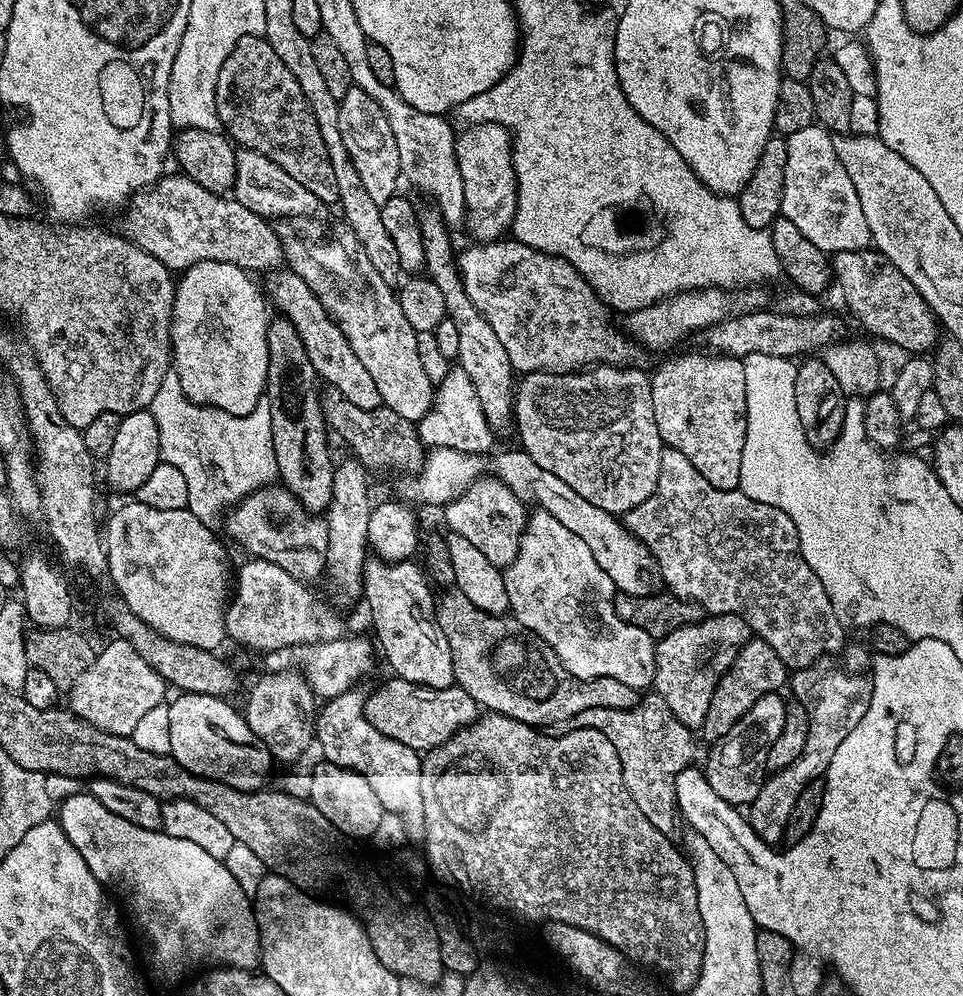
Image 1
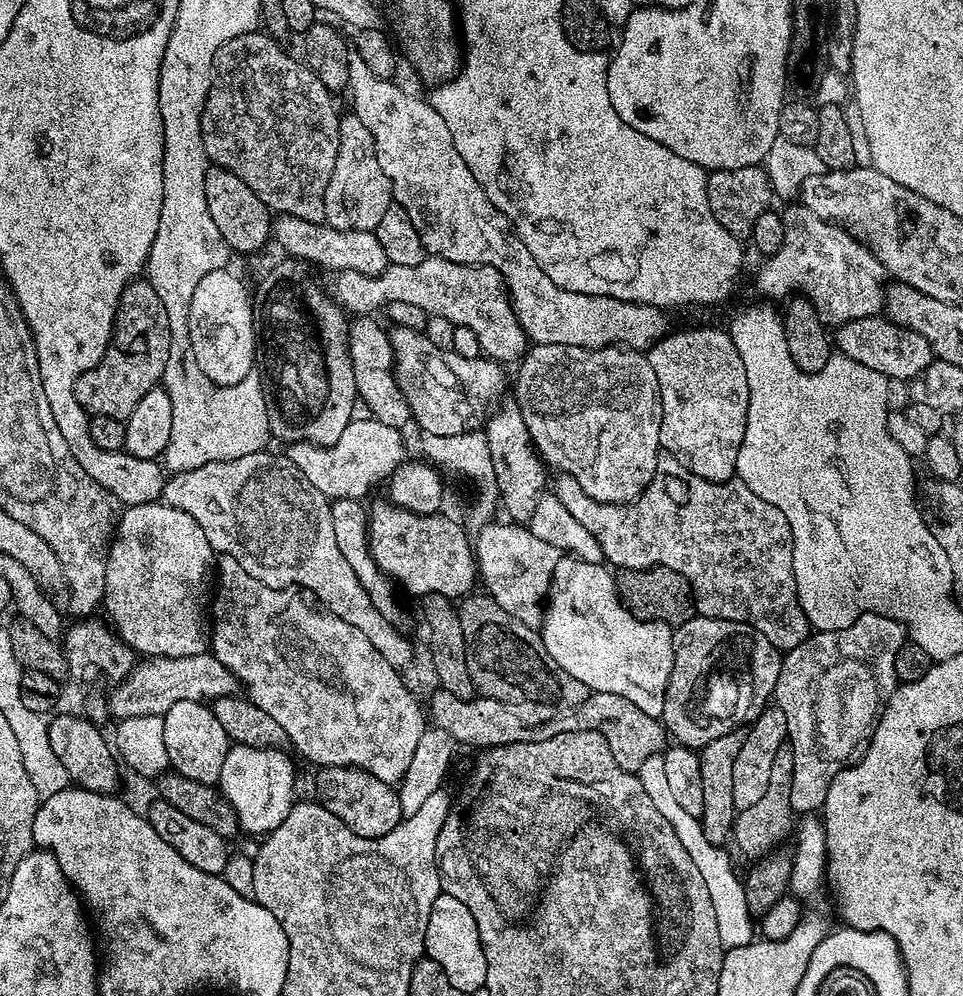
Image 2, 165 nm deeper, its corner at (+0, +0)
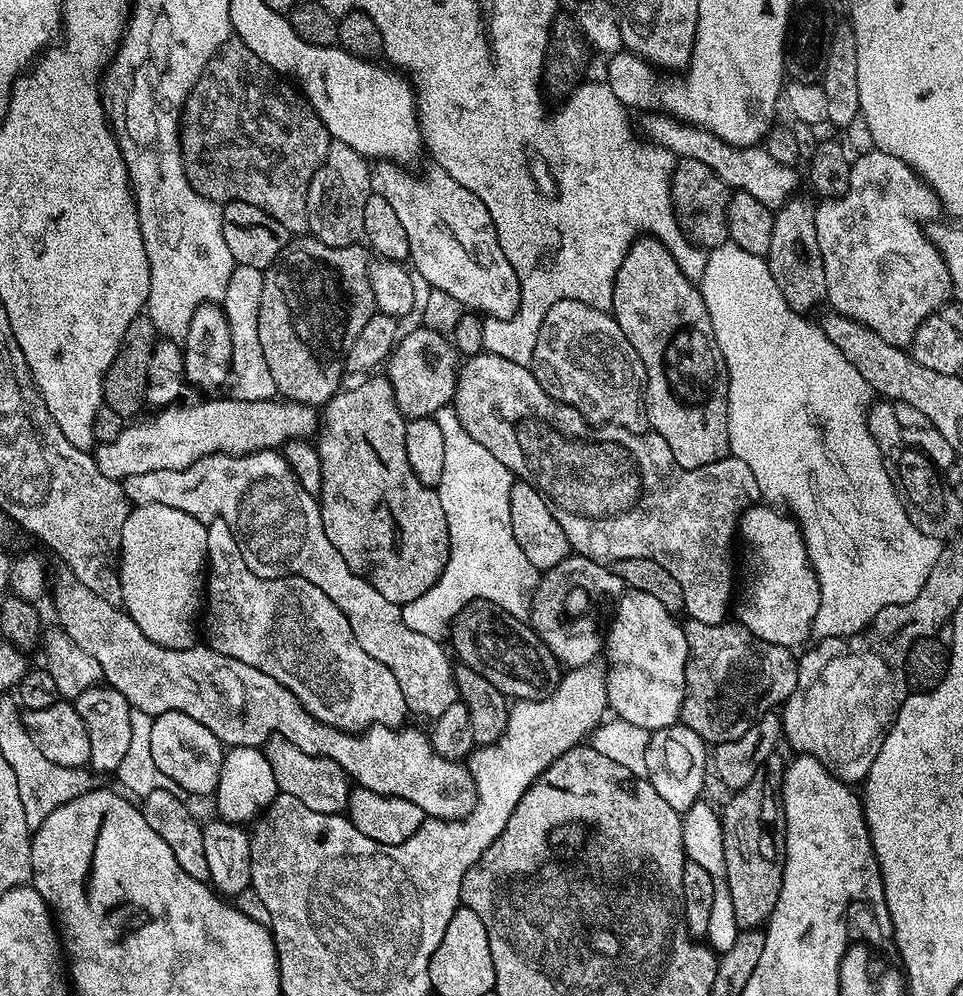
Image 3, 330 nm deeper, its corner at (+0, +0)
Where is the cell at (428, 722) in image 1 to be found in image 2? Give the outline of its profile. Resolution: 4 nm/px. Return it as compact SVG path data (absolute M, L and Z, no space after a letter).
M437 689L430 706L428 716L431 723L445 732L459 745L472 746L475 750L496 748L498 745L525 744L526 742L545 741L564 733L580 733L582 730L594 730L606 738L612 748L614 762L622 770L639 773L642 762L651 756L659 756L665 751L666 729L659 719L650 714L642 714L634 702L618 694L592 692L572 711L560 714L549 722L527 724L510 706L498 702L489 696L475 696L470 699L458 698L444 689Z

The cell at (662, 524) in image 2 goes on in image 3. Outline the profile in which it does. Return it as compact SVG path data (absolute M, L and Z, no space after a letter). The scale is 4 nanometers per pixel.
M483 351L479 356L469 356L459 365L454 407L456 417L462 422L466 434L470 434L470 438L474 438L478 446L486 446L486 450L490 450L490 454L494 454L494 458L498 458L502 466L509 468L517 481L534 486L538 494L546 498L548 509L552 511L554 518L558 518L558 526L566 530L566 538L573 553L601 562L611 562L622 558L650 558L658 562L658 566L674 574L674 578L678 578L678 586L682 586L684 599L683 611L688 612L687 615L691 619L707 624L723 624L729 619L728 603L732 600L732 539L734 541L737 539L740 518L761 499L758 482L754 482L754 474L750 471L750 466L746 466L746 462L729 454L723 456L718 462L710 462L705 468L678 466L670 454L670 446L666 446L666 442L656 432L649 430L640 435L630 433L614 424L593 426L576 409L548 396L529 365L510 362L506 358L493 355L492 352Z

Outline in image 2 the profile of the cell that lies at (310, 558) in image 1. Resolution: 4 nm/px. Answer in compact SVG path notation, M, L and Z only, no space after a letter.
M268 450L255 452L254 454L246 454L242 458L210 462L206 466L198 466L194 470L186 470L182 474L169 475L164 482L163 503L169 504L172 508L181 508L186 514L190 514L190 518L194 518L194 522L198 522L198 526L202 526L202 534L206 534L206 542L210 542L213 553L234 558L234 562L238 562L238 566L242 566L242 570L246 570L246 574L258 578L258 582L271 588L307 588L309 592L313 592L319 598L325 608L338 614L338 618L342 618L342 622L350 622L350 626L358 626L358 630L362 630L362 634L366 634L366 638L370 638L370 642L376 647L378 654L382 654L382 658L386 658L386 662L390 662L390 666L394 666L398 670L403 669L403 664L408 664L412 660L412 644L399 632L400 628L395 623L387 621L379 609L374 606L370 596L362 588L361 582L358 582L354 570L350 568L350 564L346 562L341 551L338 550L331 521L331 503L328 497L321 494L314 486L310 486L308 479L293 466L291 460L283 455L280 455L281 457L271 456L270 453L271 451Z

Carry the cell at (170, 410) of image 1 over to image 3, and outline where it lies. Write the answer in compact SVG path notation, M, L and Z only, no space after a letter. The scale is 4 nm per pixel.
M236 264L222 301L232 335L232 370L228 374L226 392L229 397L238 400L271 400L277 395L270 366L266 366L266 354L262 354L262 346L258 342L258 306L262 302L263 281L261 269Z

